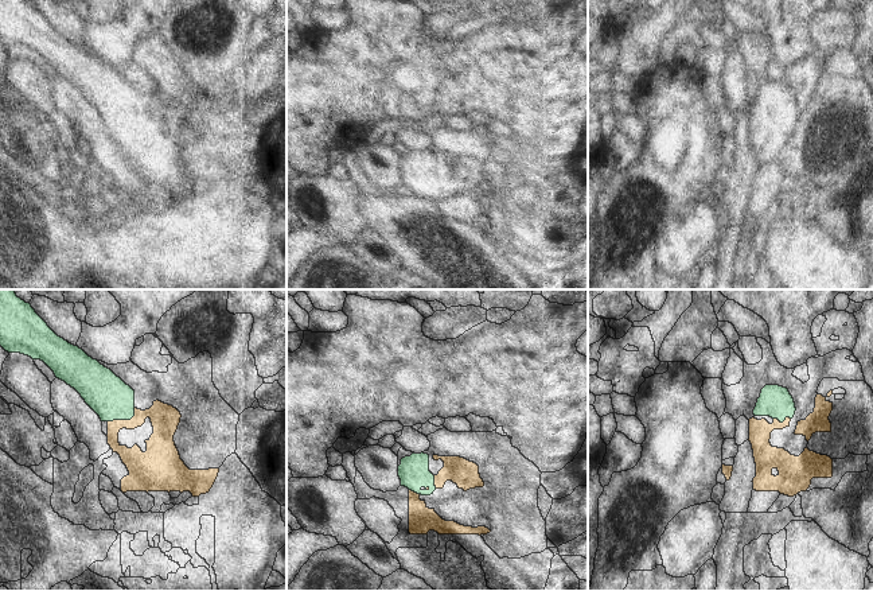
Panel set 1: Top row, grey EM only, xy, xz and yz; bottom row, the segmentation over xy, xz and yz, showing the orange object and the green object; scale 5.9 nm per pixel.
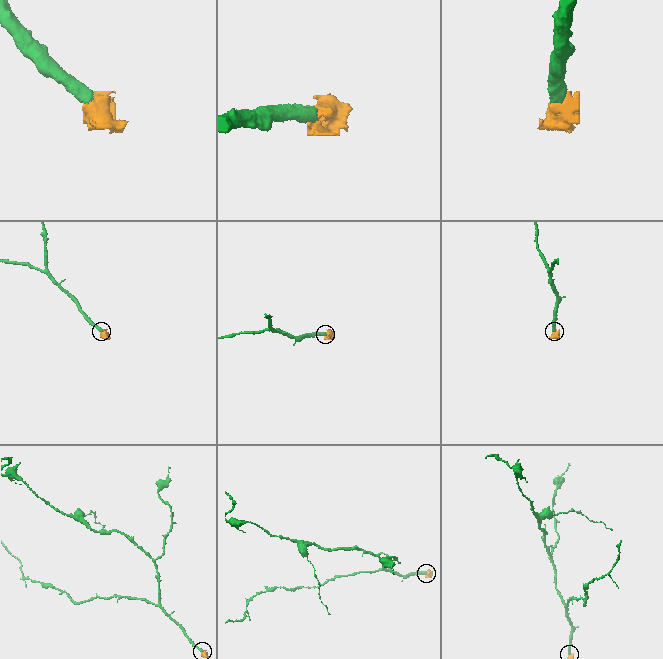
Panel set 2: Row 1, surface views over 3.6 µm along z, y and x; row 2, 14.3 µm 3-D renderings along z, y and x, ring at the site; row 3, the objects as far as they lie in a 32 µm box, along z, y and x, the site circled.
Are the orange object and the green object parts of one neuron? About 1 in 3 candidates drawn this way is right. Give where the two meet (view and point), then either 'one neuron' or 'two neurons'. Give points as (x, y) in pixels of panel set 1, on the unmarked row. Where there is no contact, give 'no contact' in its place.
meets orange in xy at (124, 119); one neuron

